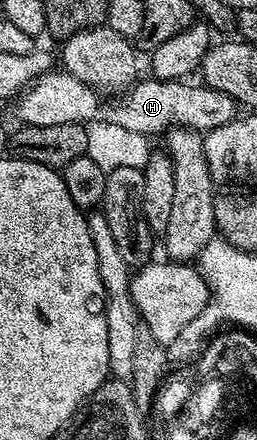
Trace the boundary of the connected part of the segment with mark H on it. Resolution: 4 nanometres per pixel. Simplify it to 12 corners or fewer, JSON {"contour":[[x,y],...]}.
{"contour":[[51,70],[17,97],[23,125],[95,118],[149,138],[209,134],[240,111],[185,79],[139,79],[119,104]]}

